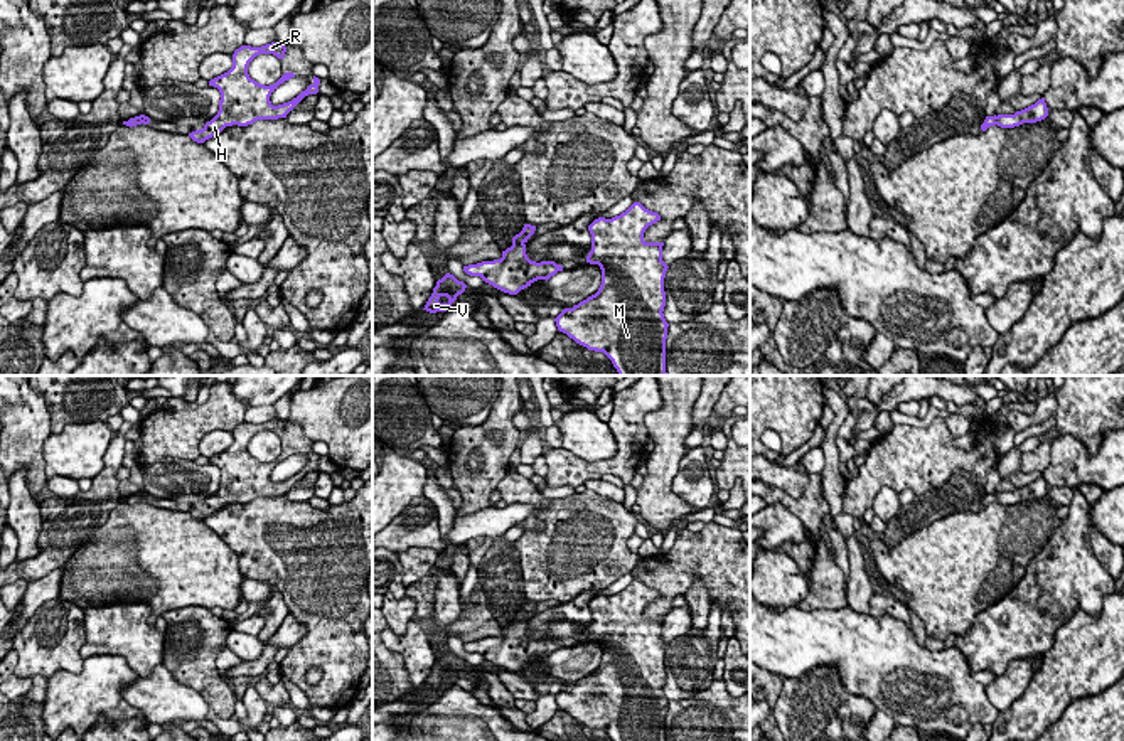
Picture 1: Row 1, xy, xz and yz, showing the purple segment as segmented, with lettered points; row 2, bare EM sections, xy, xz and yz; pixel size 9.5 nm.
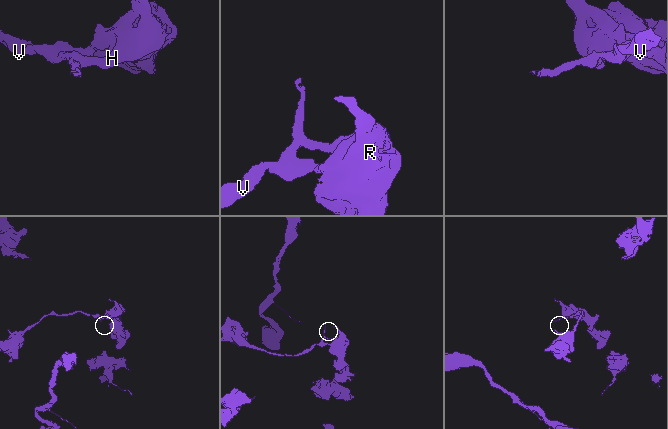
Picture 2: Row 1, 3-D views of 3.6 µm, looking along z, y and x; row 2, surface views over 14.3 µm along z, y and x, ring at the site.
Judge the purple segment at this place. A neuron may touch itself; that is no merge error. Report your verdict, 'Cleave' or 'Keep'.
Keep

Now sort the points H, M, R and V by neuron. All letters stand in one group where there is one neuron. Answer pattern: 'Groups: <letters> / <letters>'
Groups: H M R V

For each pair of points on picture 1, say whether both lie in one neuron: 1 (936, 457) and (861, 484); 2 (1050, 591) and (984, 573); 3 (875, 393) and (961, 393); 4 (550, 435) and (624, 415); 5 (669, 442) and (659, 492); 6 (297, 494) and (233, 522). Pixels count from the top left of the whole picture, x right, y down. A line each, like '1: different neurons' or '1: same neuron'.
1: same neuron
2: different neurons
3: different neurons
4: different neurons
5: same neuron
6: different neurons

